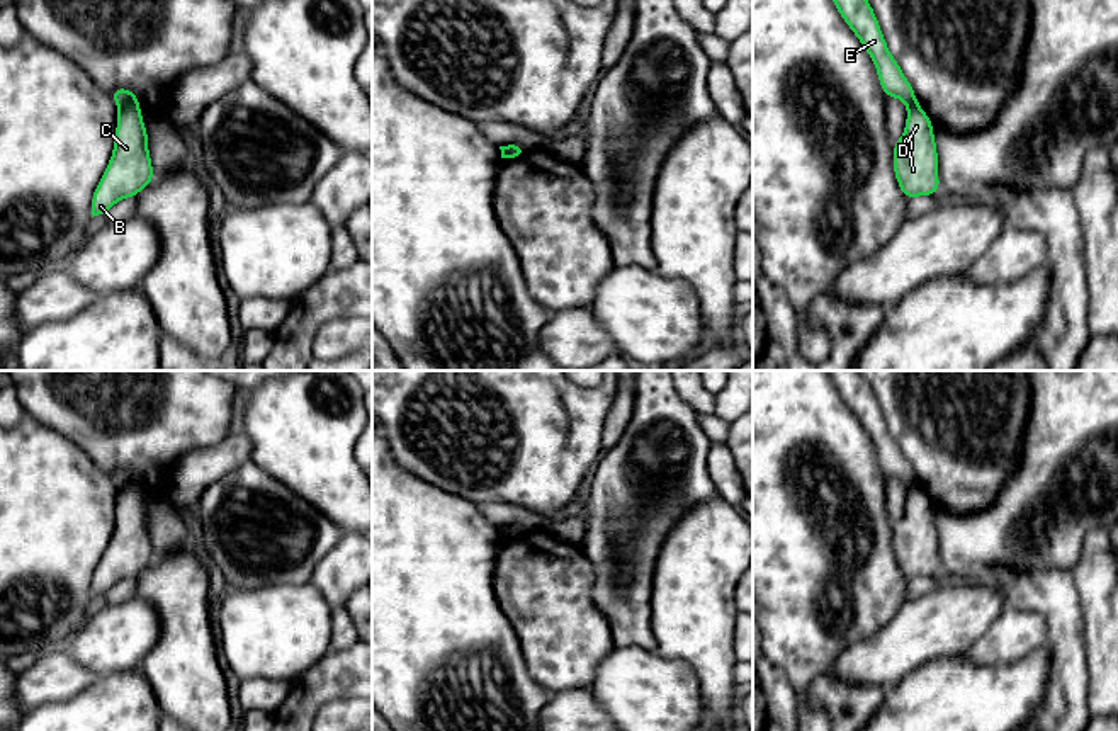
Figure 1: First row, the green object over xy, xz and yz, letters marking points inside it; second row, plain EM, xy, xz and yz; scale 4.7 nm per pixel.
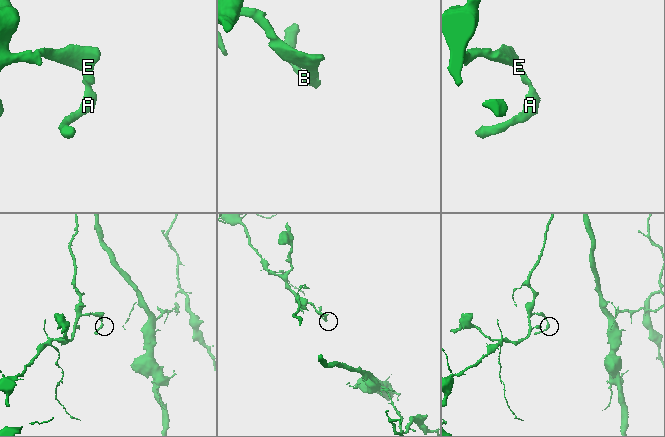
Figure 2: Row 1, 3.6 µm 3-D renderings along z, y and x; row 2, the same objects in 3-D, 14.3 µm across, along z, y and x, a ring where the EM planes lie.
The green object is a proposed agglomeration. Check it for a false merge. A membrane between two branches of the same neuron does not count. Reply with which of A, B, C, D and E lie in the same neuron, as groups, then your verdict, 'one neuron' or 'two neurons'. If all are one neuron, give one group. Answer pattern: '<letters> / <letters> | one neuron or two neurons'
A B C D / E | two neurons

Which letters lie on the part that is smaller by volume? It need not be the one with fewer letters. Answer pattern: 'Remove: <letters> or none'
Remove: A, B, C, D

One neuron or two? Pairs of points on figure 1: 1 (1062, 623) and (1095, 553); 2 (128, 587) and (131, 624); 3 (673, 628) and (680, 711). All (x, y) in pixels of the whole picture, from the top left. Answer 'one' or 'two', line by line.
1: two
2: two
3: two

